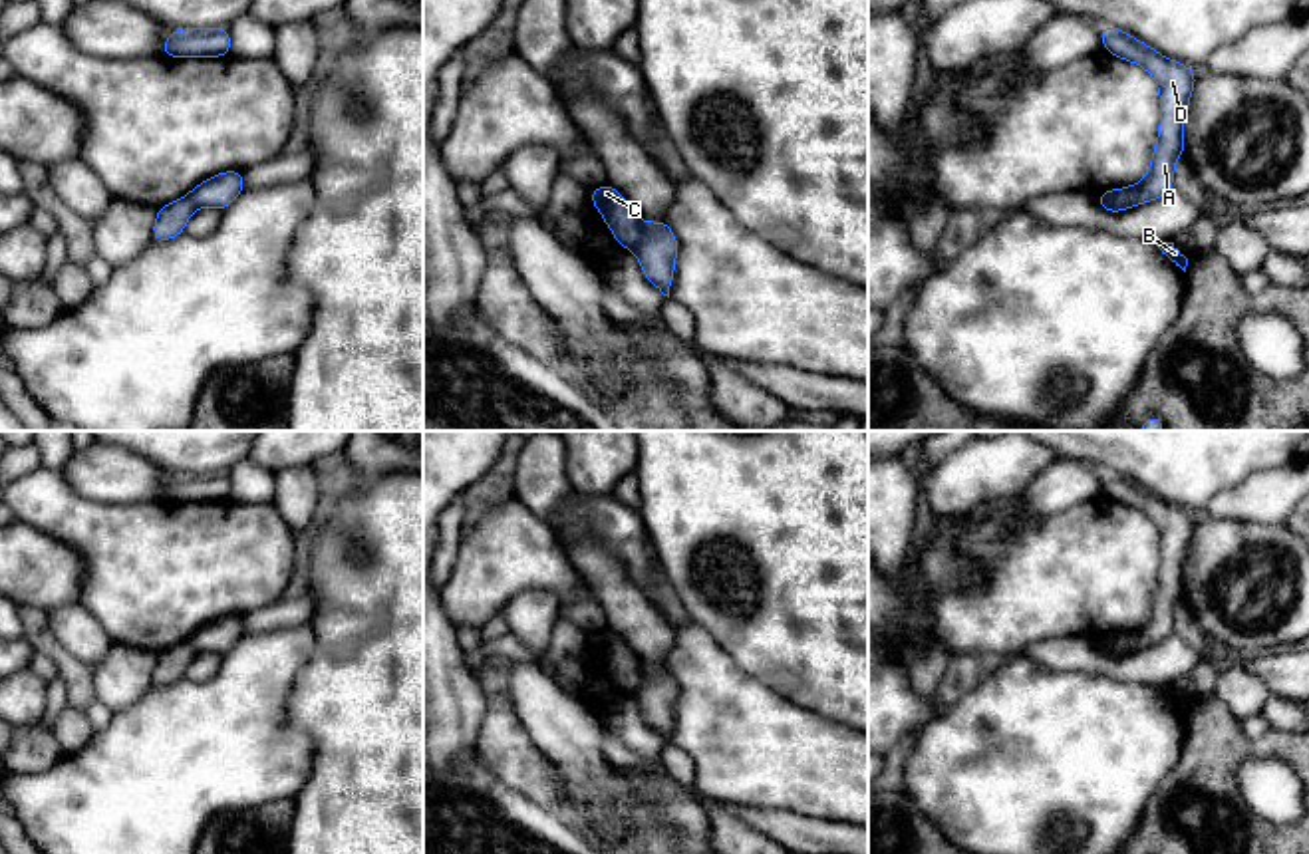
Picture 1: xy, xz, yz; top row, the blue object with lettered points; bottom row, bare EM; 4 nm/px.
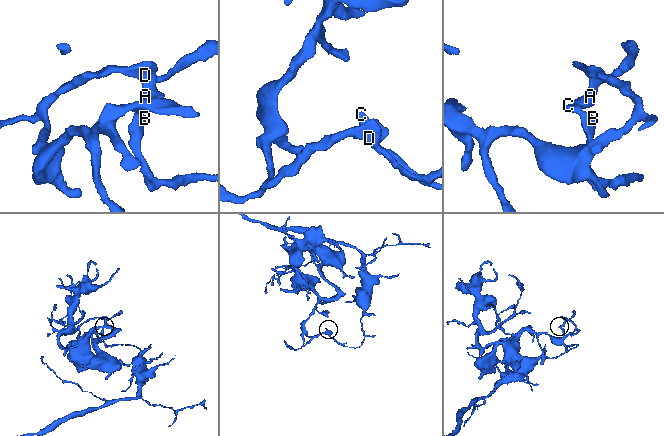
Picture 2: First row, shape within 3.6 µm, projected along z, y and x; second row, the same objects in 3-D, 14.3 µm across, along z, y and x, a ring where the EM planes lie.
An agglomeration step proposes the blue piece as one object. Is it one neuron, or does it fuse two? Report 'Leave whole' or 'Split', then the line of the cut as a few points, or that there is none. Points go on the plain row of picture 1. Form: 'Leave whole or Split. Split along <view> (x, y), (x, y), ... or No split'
Split. Split along yz (1097, 640), (1119, 646), (1125, 652)

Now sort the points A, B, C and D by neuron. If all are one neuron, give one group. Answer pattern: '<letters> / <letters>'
A D / B C

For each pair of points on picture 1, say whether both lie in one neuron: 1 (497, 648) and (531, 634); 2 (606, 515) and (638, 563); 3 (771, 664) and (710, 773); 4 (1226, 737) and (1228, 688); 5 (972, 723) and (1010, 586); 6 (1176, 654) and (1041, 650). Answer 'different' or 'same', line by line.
1: different
2: same
3: different
4: different
5: different
6: same

